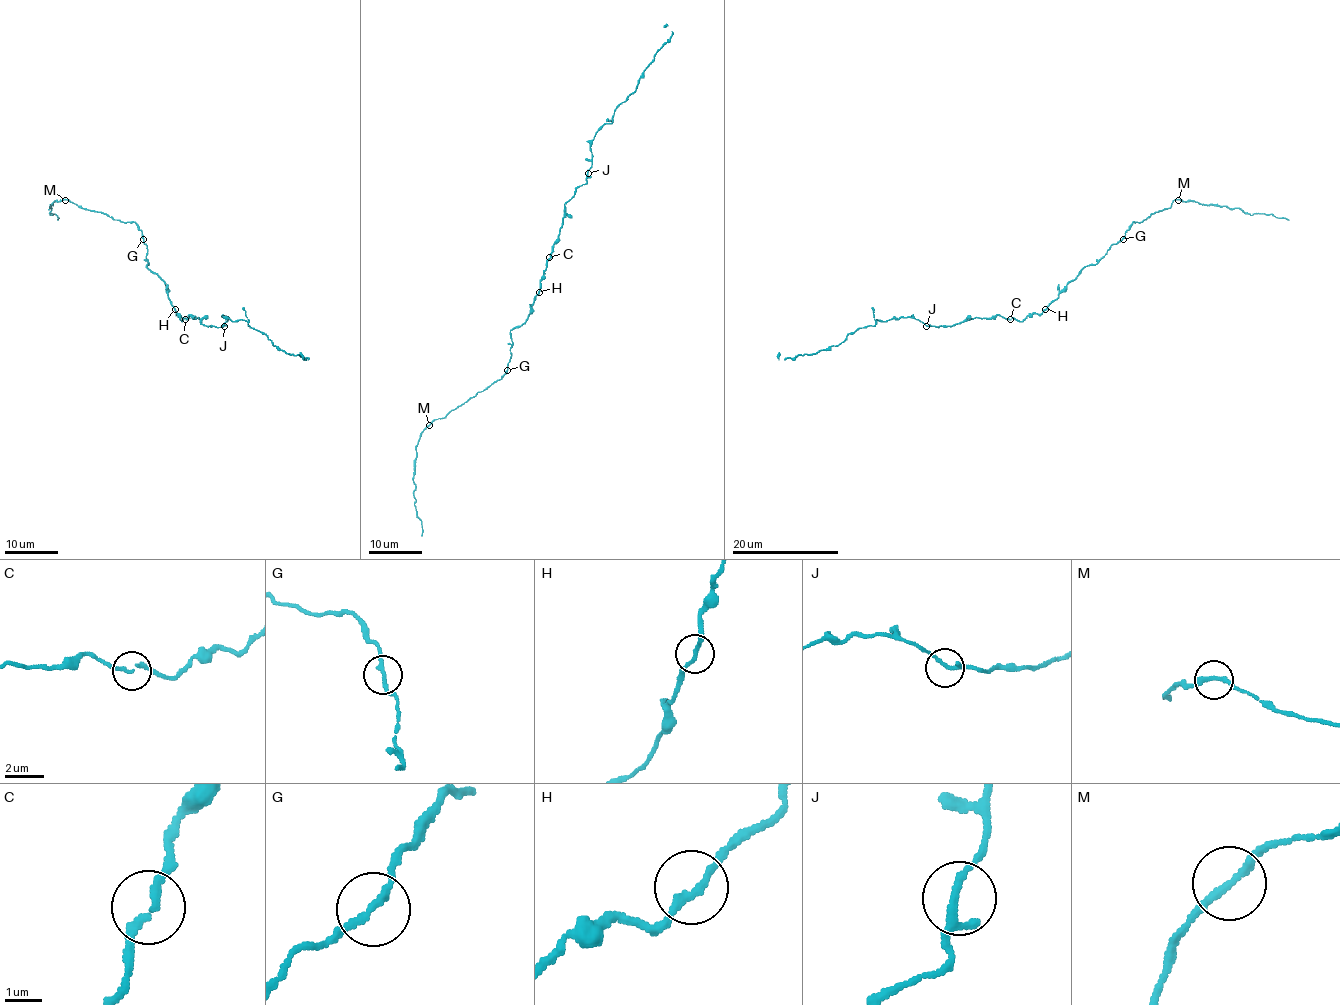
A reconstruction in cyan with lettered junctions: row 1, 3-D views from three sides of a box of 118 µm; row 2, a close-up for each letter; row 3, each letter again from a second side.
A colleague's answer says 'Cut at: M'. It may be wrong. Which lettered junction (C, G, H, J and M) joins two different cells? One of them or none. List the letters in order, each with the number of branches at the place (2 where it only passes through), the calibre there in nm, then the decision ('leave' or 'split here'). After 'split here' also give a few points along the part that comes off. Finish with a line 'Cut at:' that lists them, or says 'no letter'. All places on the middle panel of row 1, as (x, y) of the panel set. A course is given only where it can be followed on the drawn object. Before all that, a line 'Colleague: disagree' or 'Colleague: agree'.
Colleague: agree
C: branches 2; calibre 190 nm; leave
G: branches 2; calibre 190 nm; leave
H: branches 2; calibre 200 nm; leave
J: branches 2; calibre 220 nm; leave
M: branches 2; calibre 220 nm; split here; course (429, 425), (421, 433), (416, 448), (413, 476), (416, 516), (423, 525), (421, 536)
Cut at: M

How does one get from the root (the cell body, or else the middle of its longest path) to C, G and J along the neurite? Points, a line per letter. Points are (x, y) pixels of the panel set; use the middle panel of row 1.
C: (539, 293), (549, 257)
G: (539, 293), (527, 320), (511, 332), (512, 347), (507, 369)
J: (539, 293), (541, 276), (563, 223), (564, 207), (575, 191), (587, 181), (588, 173)

